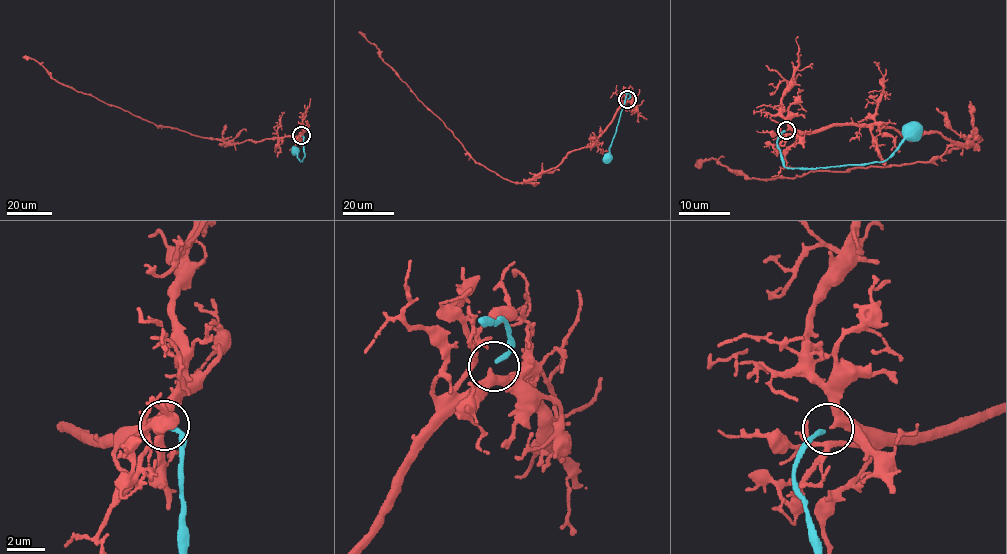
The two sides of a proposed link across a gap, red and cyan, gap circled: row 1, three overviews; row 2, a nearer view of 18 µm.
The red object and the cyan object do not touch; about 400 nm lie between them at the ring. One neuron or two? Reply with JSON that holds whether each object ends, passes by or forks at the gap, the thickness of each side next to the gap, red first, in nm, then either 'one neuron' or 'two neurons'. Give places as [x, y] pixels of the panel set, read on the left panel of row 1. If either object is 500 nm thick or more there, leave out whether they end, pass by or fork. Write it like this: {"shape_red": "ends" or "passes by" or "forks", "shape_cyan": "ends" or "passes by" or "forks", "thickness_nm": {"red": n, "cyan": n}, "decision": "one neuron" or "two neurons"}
{"shape_red": "passes by", "shape_cyan": "ends", "thickness_nm": {"red": 320, "cyan": 240}, "decision": "one neuron"}

